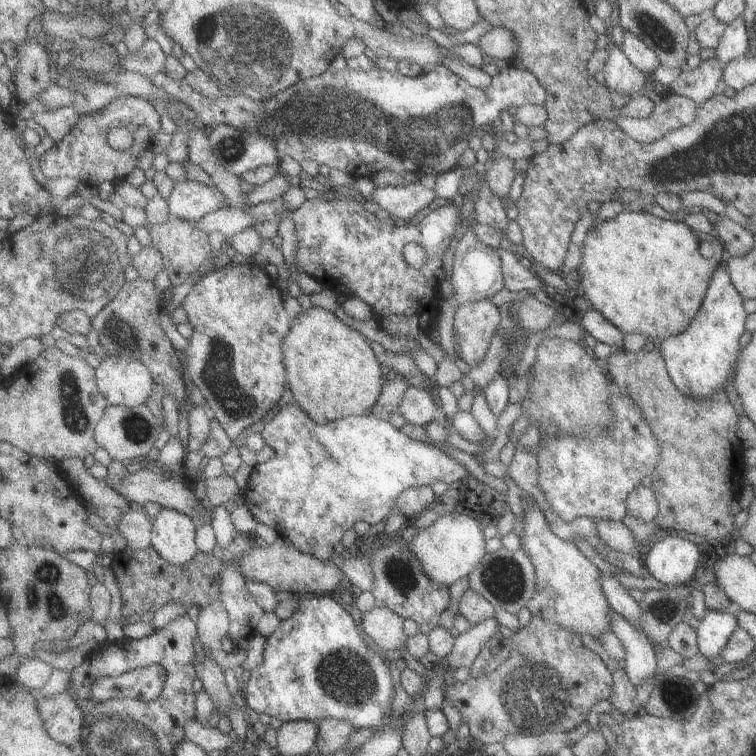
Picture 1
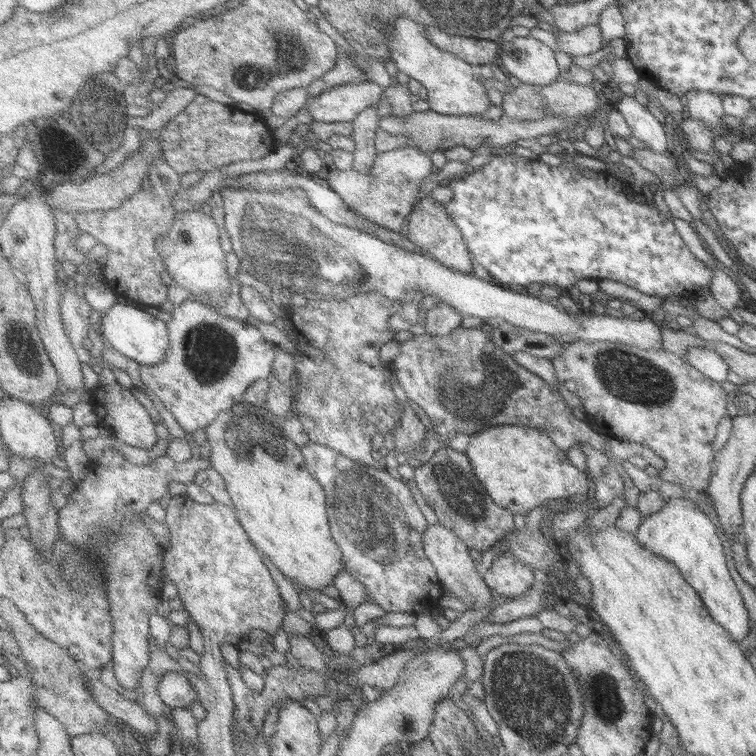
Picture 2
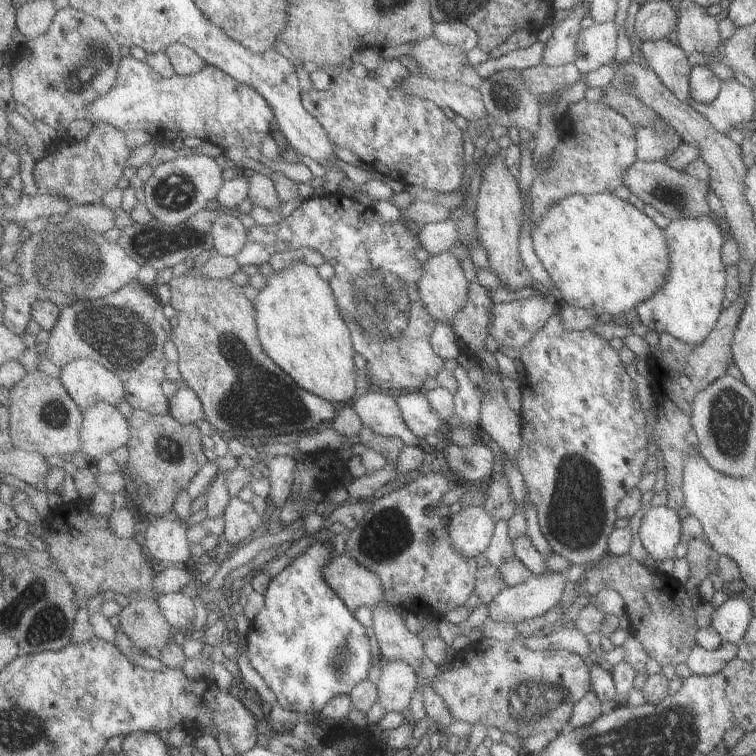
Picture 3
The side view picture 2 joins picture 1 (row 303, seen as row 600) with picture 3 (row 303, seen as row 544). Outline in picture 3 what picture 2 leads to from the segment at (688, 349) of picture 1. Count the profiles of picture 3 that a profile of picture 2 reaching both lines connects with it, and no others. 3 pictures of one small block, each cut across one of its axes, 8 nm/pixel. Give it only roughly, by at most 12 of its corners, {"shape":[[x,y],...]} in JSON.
{"shape":[[679,218],[639,322],[701,346],[725,312],[725,228]]}

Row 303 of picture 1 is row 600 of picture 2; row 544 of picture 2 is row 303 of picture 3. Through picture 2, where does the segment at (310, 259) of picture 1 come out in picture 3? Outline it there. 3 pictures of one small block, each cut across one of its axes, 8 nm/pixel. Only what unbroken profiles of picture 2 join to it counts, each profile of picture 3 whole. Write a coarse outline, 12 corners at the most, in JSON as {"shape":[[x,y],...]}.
{"shape":[[337,194],[253,226],[235,258],[319,250],[369,382],[443,370],[419,228]]}

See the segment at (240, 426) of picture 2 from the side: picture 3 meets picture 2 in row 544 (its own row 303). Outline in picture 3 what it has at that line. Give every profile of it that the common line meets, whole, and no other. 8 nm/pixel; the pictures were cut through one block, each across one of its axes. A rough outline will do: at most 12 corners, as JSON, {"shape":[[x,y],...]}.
{"shape":[[275,270],[259,338],[305,390],[355,400],[357,348],[331,282]]}

